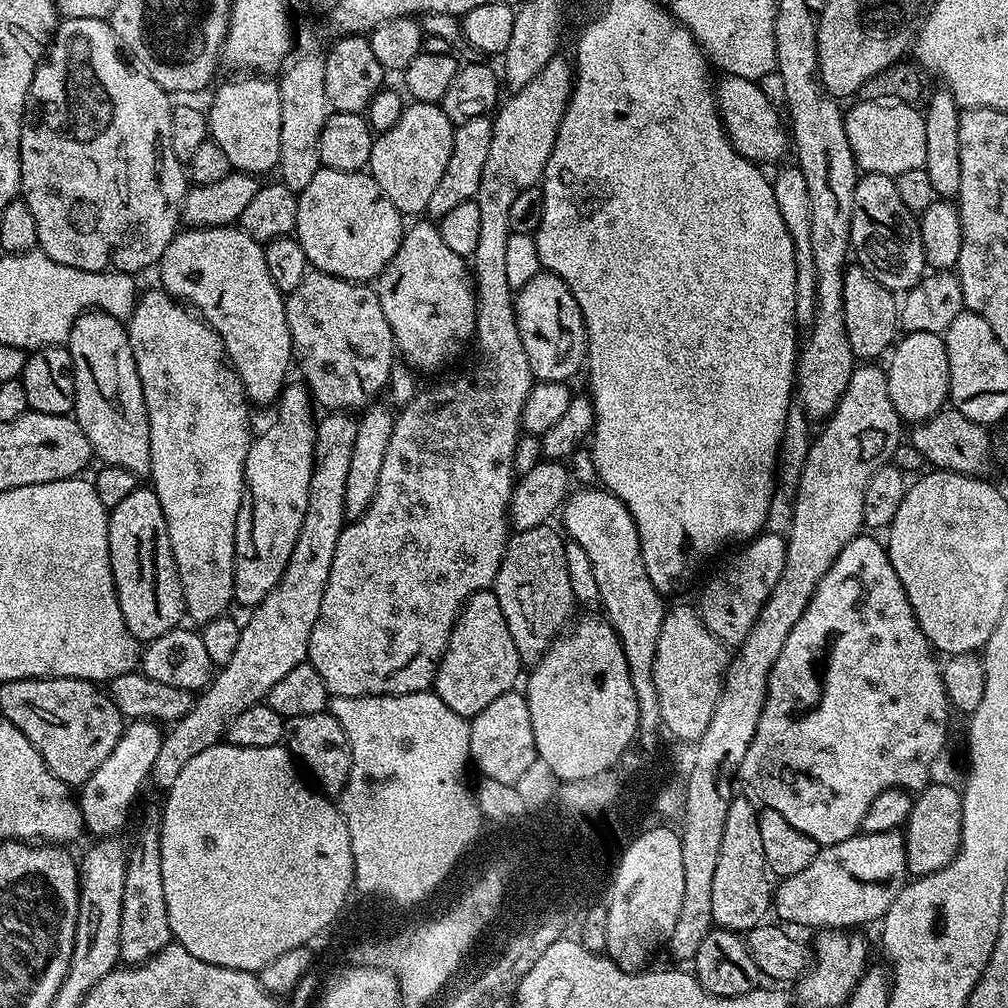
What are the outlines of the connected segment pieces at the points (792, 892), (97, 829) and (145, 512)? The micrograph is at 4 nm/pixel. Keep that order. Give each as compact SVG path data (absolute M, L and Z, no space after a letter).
M861 831L837 844L823 845L806 870L783 877L774 888L774 916L776 912L775 919L785 925L801 924L811 930L852 930L860 926L856 924L879 921L909 876L903 831Z
M134 720L125 727L118 738L118 746L110 750L110 758L94 770L94 774L79 789L78 799L85 829L96 838L112 838L128 820L128 811L136 800L136 791L152 775L154 758L164 741L164 732L159 723L151 720Z
M137 486L134 494L109 511L108 545L118 606L132 637L147 642L177 627L186 616L182 582L156 491Z

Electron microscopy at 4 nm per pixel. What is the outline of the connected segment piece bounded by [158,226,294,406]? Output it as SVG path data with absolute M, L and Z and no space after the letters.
M238 226L180 230L170 246L166 246L158 271L159 287L169 296L175 296L177 300L195 309L200 319L219 334L220 341L224 343L225 357L244 384L244 395L249 401L253 405L275 405L286 383L284 375L288 372L288 364L290 368L294 357L284 309L285 297L278 286L274 286L274 278L270 278L264 244L250 238L250 234L246 234Z

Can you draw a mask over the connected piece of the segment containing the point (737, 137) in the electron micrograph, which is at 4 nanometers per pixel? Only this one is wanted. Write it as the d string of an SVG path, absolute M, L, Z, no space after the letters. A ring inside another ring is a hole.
M721 75L714 88L716 106L724 125L724 135L738 154L757 165L772 164L790 152L790 136L782 123L777 105L771 104L762 94L759 83L741 76ZM780 120L781 124L780 125Z

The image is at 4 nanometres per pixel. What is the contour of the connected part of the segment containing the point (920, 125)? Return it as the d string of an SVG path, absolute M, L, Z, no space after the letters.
M885 98L882 100L857 99L852 109L844 112L846 138L850 142L850 150L856 159L857 169L861 173L877 172L893 178L906 174L906 170L918 170L926 162L926 126L921 109L902 100Z

